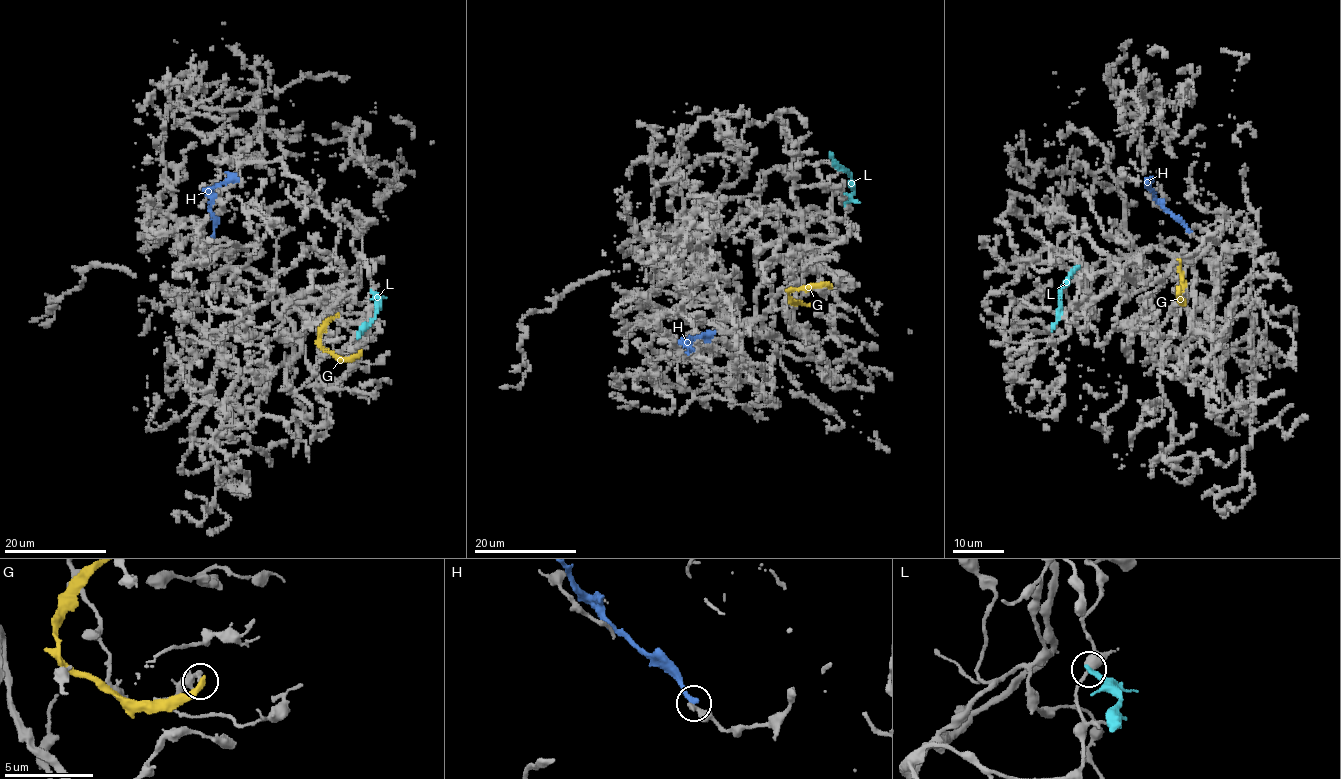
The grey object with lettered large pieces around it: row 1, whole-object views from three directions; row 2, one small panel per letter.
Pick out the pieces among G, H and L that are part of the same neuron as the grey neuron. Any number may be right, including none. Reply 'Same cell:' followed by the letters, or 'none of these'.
Same cell: none of these

